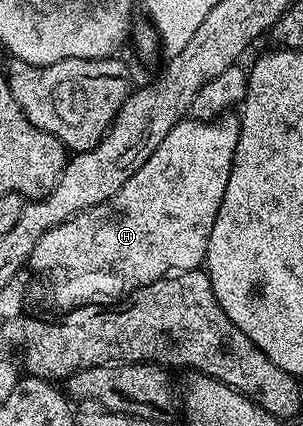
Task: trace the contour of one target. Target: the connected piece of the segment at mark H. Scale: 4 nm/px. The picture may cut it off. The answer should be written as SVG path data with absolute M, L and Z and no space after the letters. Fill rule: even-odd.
M233 111L214 121L180 121L111 199L47 230L28 264L38 274L45 269L121 269L144 285L202 268L240 130L240 116Z

